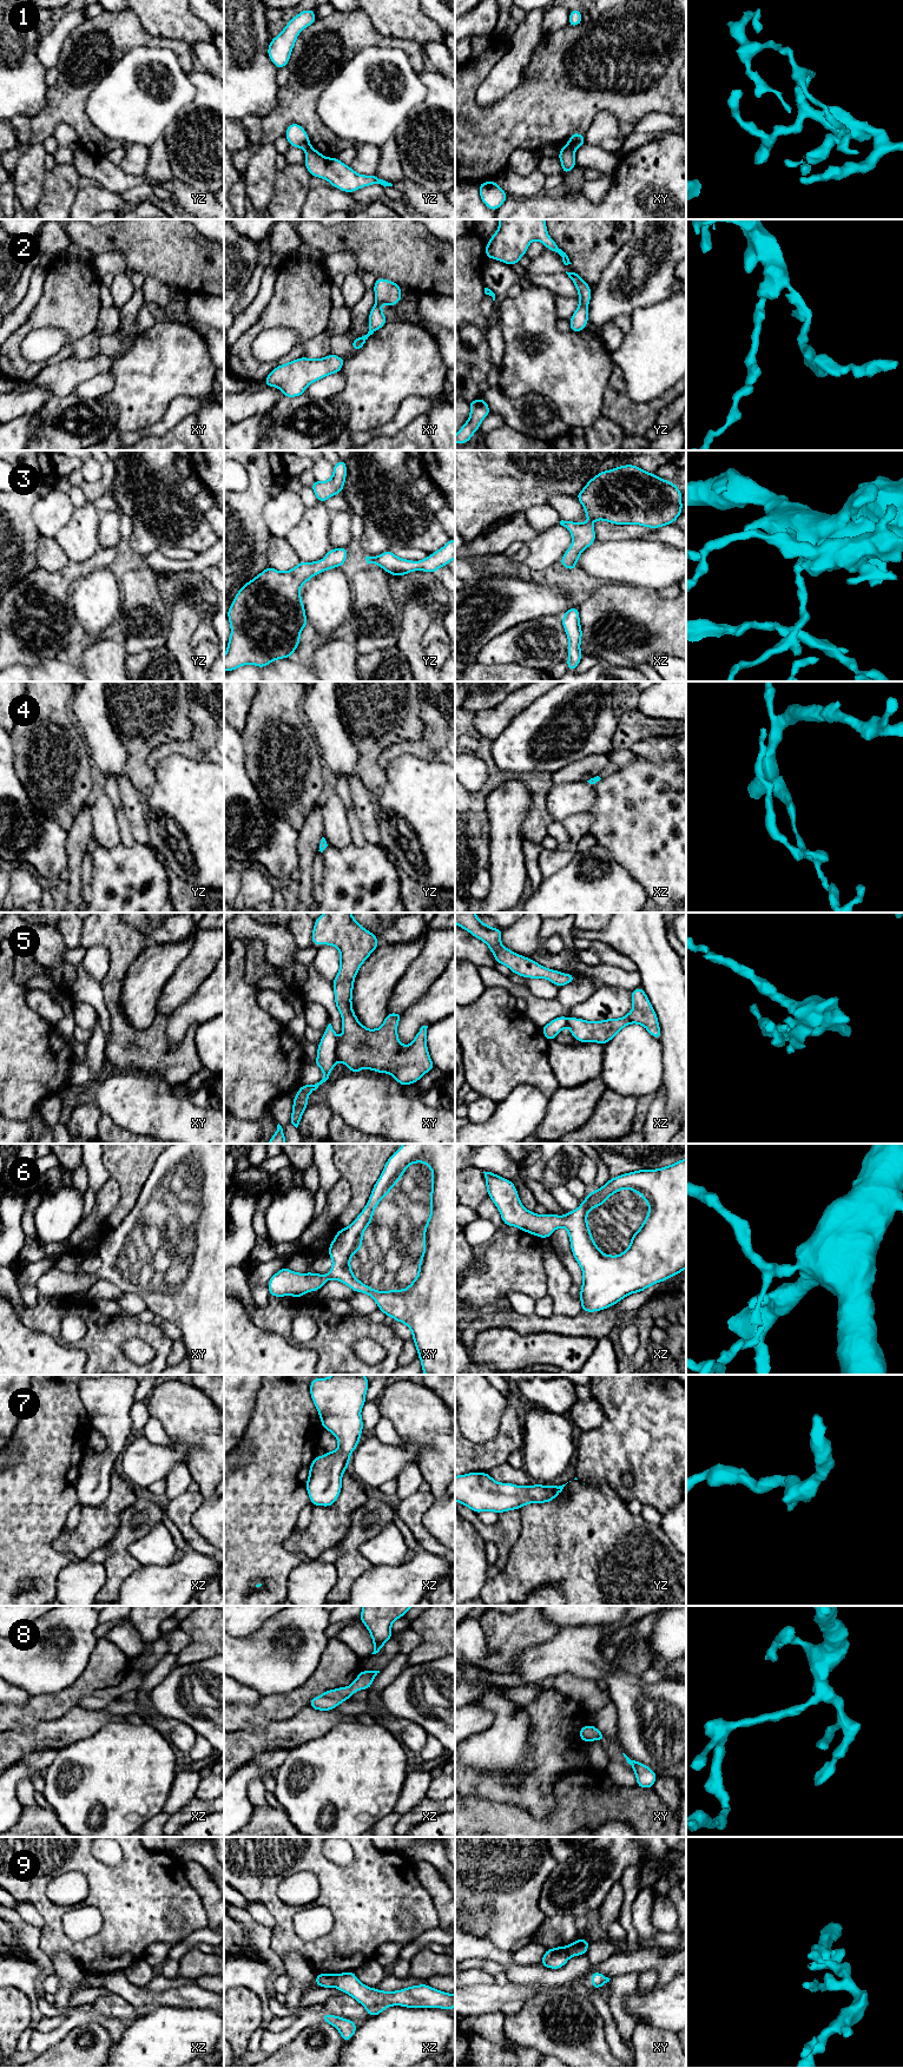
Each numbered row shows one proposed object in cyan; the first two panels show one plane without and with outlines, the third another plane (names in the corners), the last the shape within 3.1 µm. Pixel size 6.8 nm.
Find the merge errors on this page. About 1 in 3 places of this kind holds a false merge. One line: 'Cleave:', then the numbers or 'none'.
Cleave: 1, 5, 9

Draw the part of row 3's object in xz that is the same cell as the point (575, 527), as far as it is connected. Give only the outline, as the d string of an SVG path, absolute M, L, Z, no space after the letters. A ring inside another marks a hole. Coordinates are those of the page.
M625 465L596 474L575 495L589 521L560 521L572 534L572 546L560 564L569 571L576 568L580 554L596 540L592 525L596 520L648 528L673 523L683 511L681 495L673 482L638 466Z

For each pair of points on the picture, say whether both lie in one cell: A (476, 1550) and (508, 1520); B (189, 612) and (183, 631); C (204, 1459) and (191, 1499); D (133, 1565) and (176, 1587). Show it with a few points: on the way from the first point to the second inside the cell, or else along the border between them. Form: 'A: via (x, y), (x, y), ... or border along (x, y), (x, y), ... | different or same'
A: border along (468, 1520), (486, 1542) | different
B: via (185, 617), (183, 626) | same
C: border along (199, 1492), (205, 1497) | different
D: border along (144, 1566), (134, 1571), (120, 1587) | different

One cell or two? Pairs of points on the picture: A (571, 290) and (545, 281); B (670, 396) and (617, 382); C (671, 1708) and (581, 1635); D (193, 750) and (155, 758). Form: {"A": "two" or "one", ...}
{"A": "one", "B": "one", "C": "one", "D": "one"}

